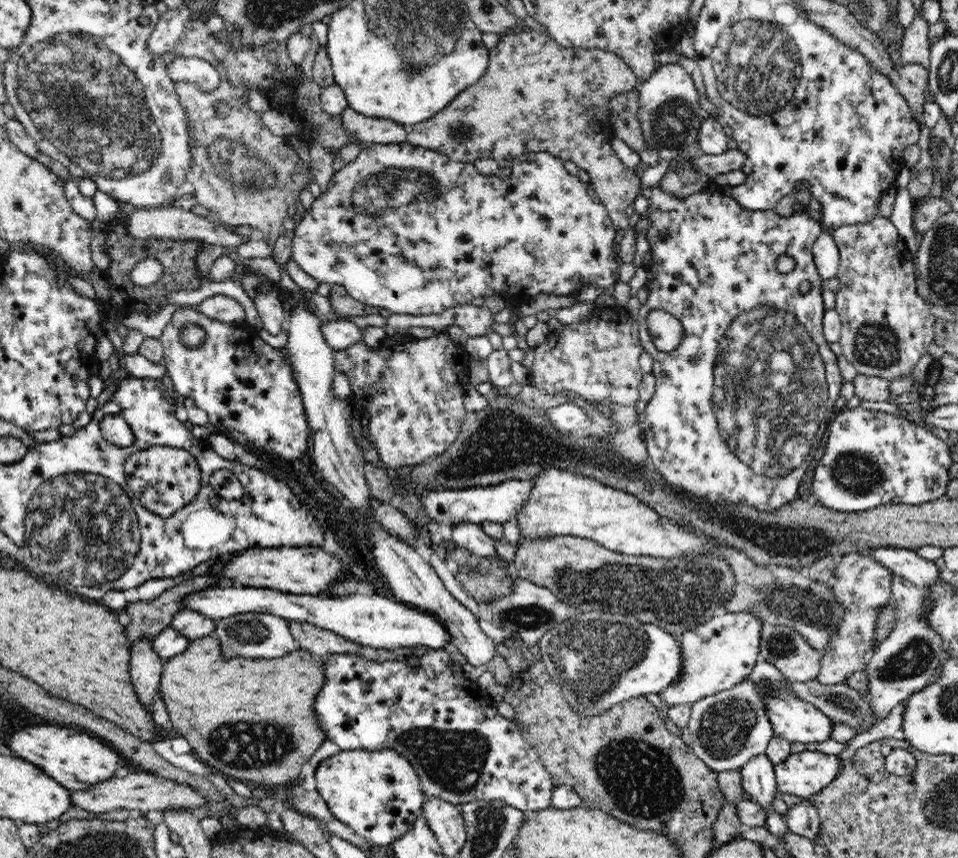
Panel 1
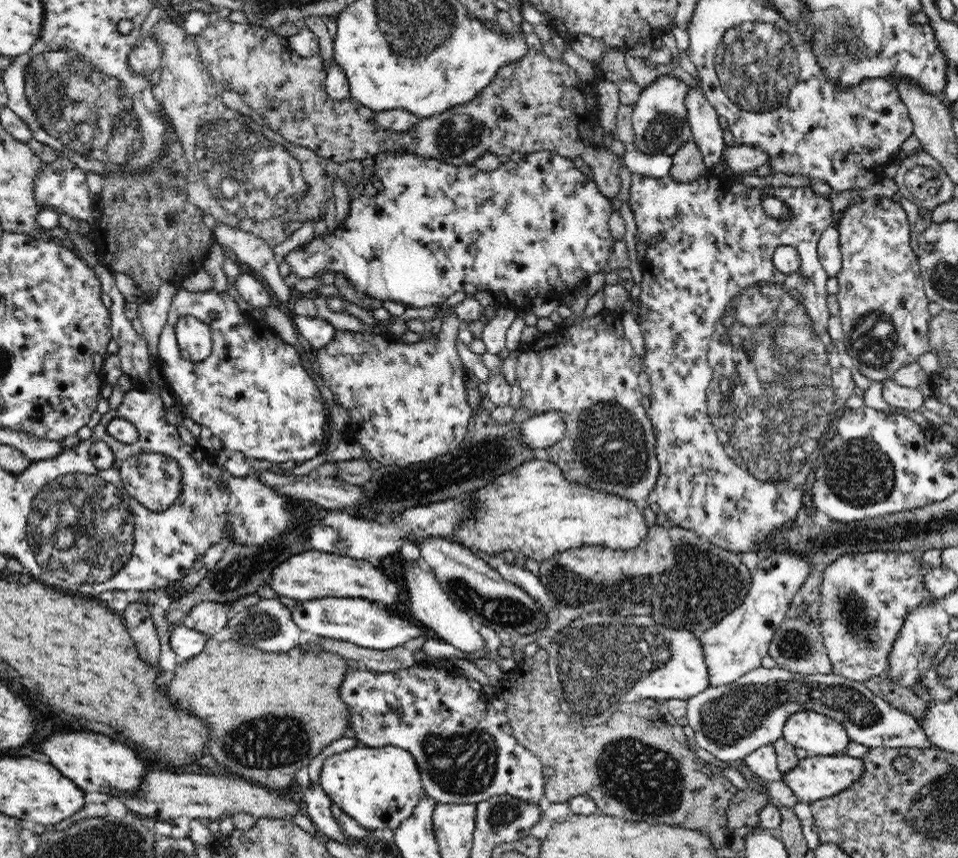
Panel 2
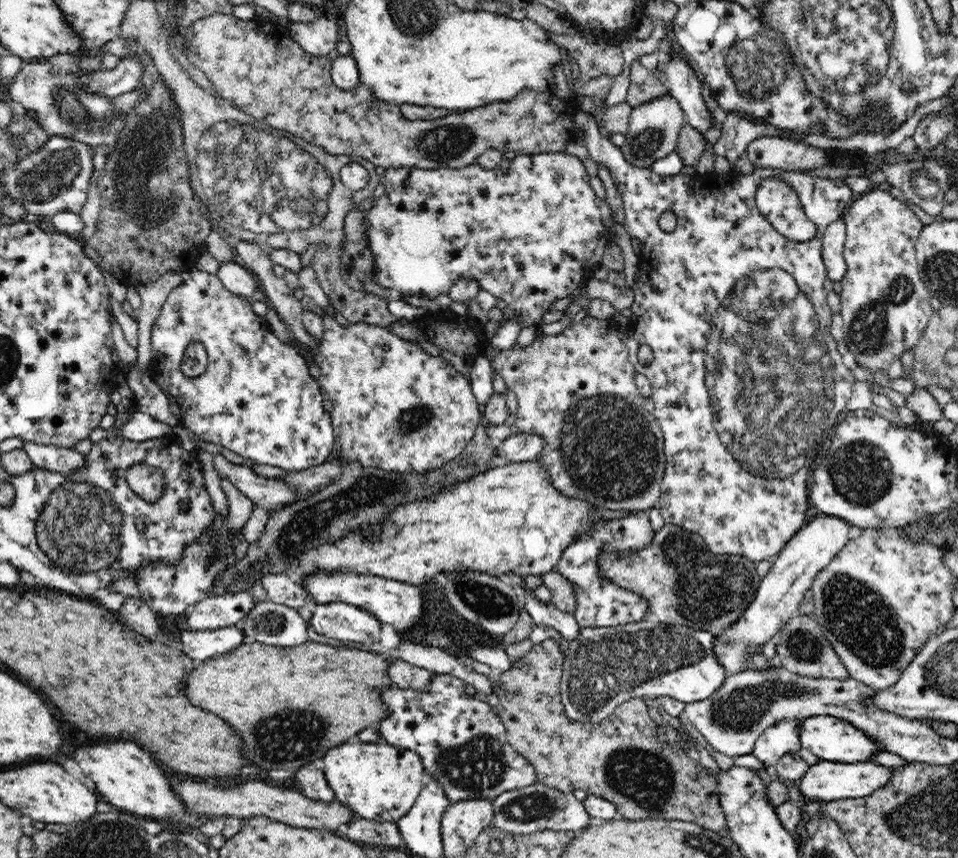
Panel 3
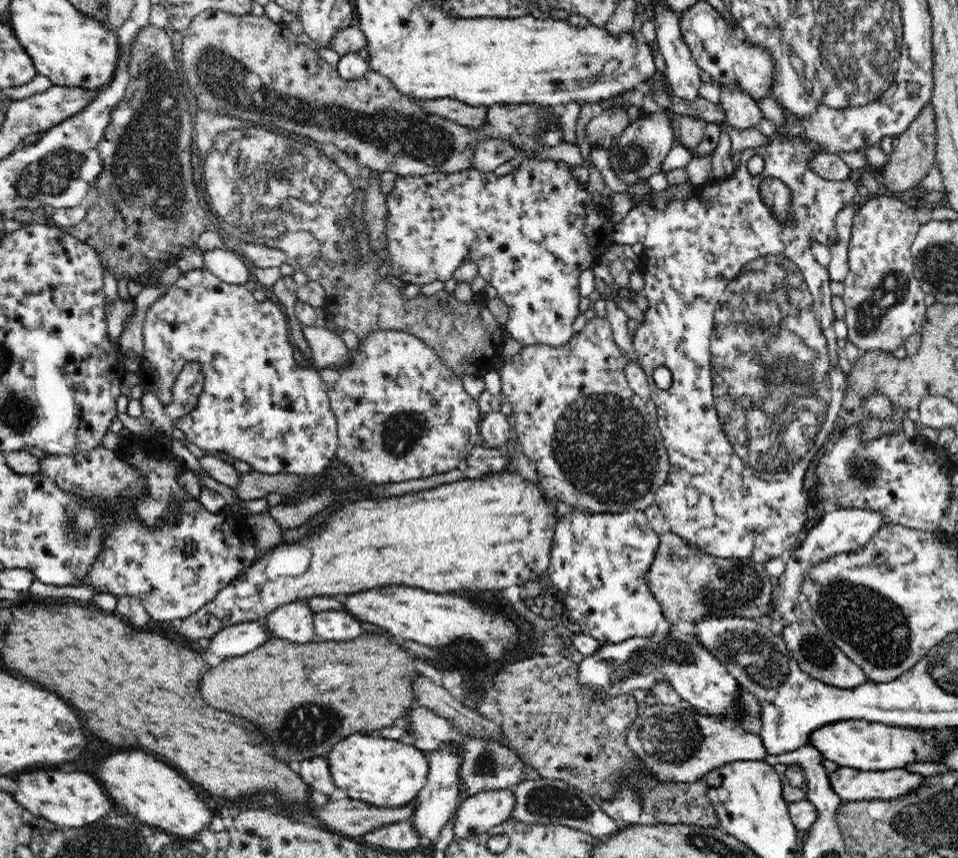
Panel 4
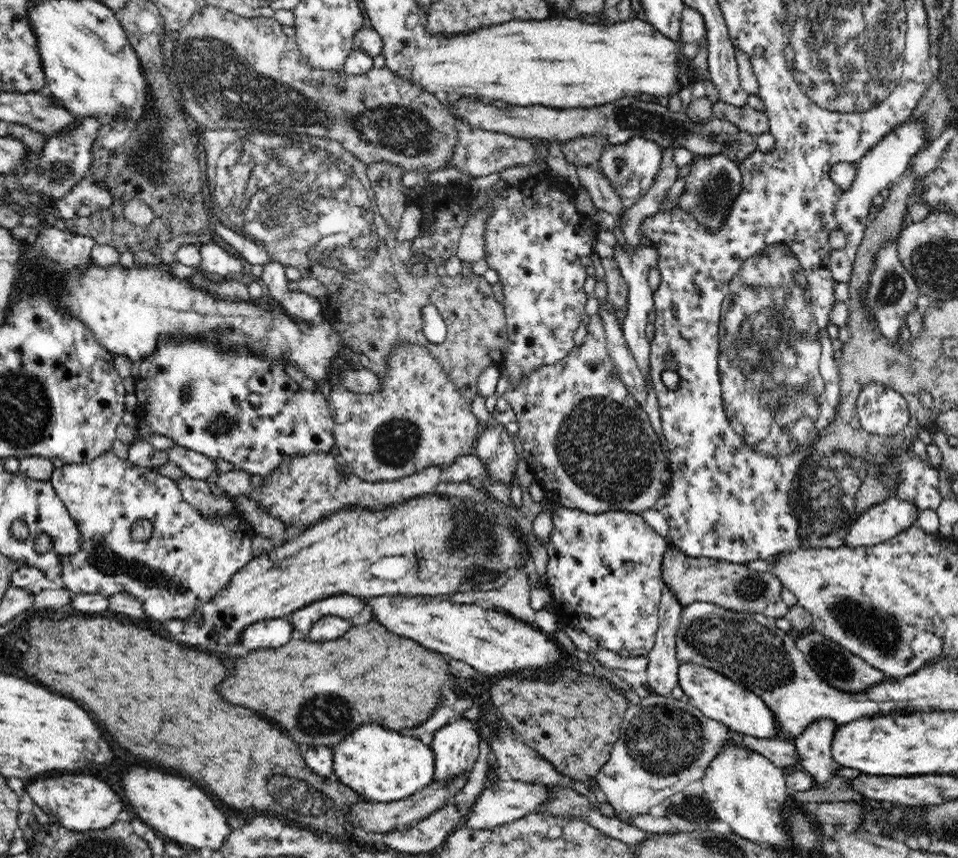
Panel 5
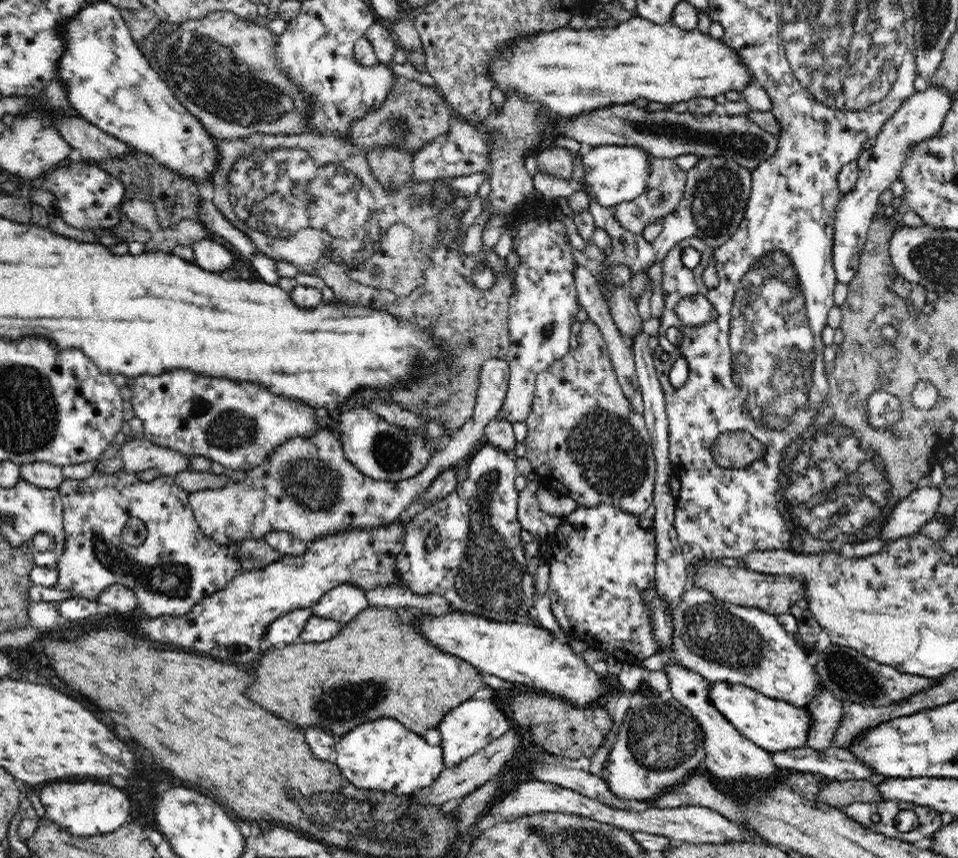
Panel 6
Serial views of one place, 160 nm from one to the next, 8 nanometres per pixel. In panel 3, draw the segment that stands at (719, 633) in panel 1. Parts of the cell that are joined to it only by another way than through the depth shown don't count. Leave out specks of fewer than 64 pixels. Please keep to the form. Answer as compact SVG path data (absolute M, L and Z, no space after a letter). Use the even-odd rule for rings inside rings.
M818 514L804 525L773 559L772 568L761 578L758 592L737 623L713 640L714 654L727 676L748 668L746 656L750 650L760 652L768 640L775 638L786 622L798 614L800 603L817 574L849 543L850 523L827 514Z

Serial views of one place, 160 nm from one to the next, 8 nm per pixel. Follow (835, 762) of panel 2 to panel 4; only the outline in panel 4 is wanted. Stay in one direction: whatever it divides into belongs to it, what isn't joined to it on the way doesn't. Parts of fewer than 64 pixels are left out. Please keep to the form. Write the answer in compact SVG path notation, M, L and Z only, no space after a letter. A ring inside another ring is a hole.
M840 767L828 774L831 787L841 801L892 800L912 794L926 778L903 768L863 771Z

